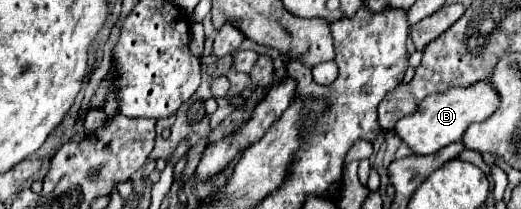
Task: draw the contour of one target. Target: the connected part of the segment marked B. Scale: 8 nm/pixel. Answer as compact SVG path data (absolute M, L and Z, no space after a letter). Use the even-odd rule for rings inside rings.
M480 81L466 89L456 87L424 97L412 115L406 115L400 119L400 123L396 123L394 131L412 149L412 153L432 155L442 147L460 141L470 123L488 119L492 111L496 111L496 91L492 91L486 81Z

